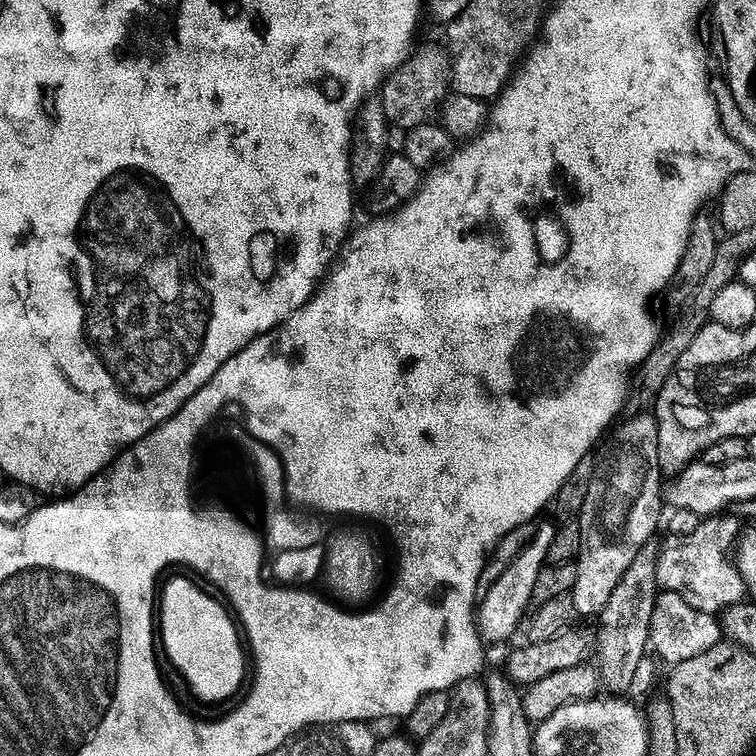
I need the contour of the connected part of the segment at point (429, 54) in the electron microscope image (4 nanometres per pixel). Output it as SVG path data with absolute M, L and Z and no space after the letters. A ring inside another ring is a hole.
M441 48L413 51L407 62L384 82L378 93L378 102L391 127L409 130L427 124L433 119L432 111L444 104L452 88L452 62L449 53Z

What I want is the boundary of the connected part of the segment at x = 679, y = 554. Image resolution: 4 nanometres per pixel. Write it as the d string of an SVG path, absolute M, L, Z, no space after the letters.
M713 514L701 519L698 530L685 536L669 539L667 541L669 544L660 548L658 574L656 575L657 585L663 591L682 594L682 598L686 598L686 602L690 602L690 606L694 606L694 610L720 614L745 599L744 579L734 559L734 549L741 539L742 533L740 533L739 522L728 515L732 514Z

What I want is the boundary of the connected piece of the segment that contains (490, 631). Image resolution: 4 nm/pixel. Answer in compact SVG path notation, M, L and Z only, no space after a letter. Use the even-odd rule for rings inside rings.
M539 521L535 525L532 535L528 537L527 542L510 564L506 566L506 570L502 570L502 574L498 574L498 582L494 582L494 586L490 586L490 590L486 590L479 597L478 615L475 617L475 622L480 638L485 642L509 641L515 632L517 635L518 629L533 603L534 581L546 566L550 541L554 538L557 529L555 523L541 522Z

